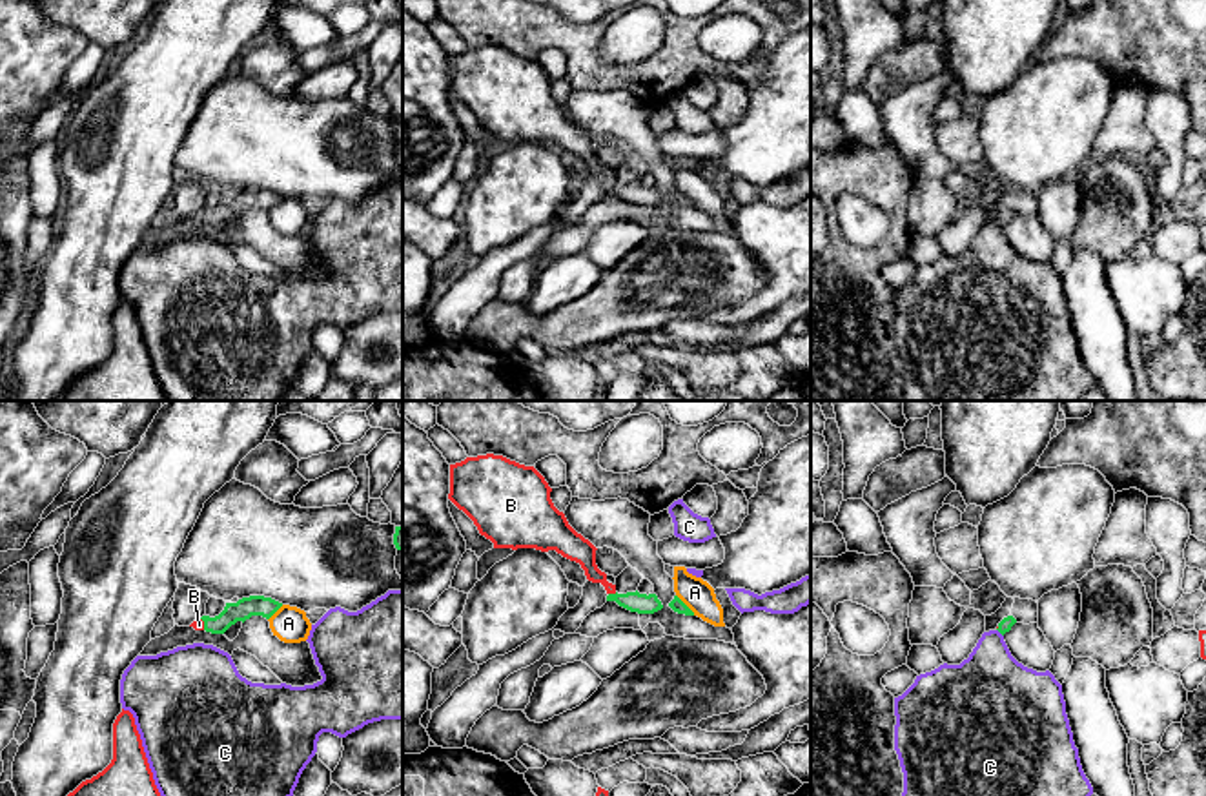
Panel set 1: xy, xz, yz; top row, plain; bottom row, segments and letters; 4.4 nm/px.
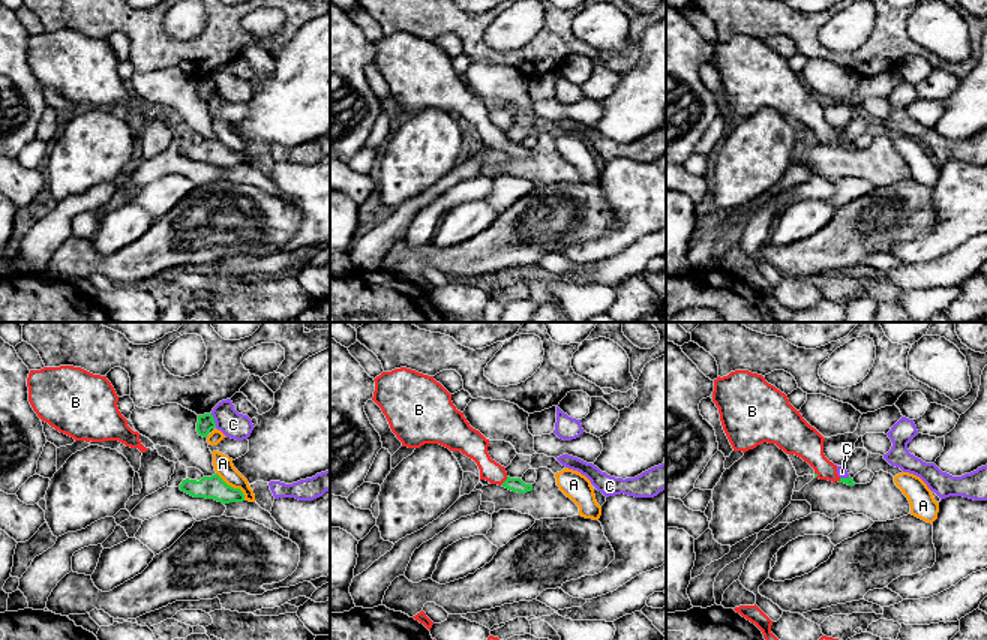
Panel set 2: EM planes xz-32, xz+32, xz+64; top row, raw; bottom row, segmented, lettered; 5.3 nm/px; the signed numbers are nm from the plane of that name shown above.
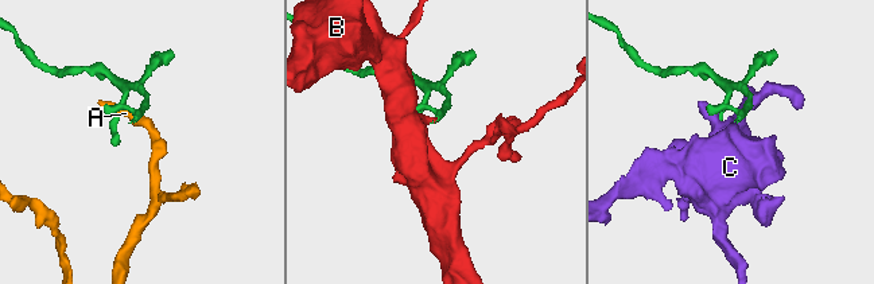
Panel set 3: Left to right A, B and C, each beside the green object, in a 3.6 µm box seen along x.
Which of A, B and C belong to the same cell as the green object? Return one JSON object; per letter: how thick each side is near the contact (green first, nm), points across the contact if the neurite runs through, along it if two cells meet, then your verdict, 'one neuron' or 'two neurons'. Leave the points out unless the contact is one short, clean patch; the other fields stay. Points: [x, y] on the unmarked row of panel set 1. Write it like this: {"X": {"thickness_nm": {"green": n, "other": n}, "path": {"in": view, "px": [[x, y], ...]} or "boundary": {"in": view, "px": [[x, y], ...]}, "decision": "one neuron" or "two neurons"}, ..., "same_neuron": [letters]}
{"A": {"thickness_nm": {"green": 60, "other": 140}, "decision": "two neurons"}, "B": {"thickness_nm": {"green": 90, "other": 110}, "path": {"in": "xz", "px": [[634, 193], [613, 186], [591, 161], [582, 142]]}, "decision": "one neuron"}, "C": {"thickness_nm": {"green": 60, "other": 320}, "decision": "two neurons"}, "same_neuron": ["B"]}

